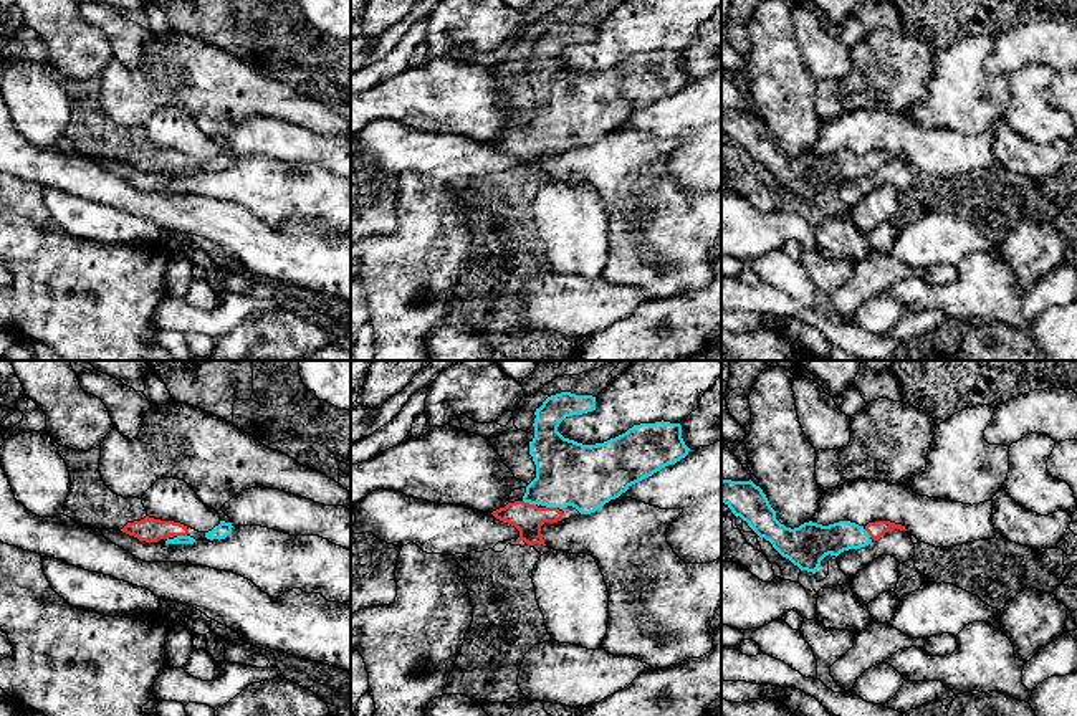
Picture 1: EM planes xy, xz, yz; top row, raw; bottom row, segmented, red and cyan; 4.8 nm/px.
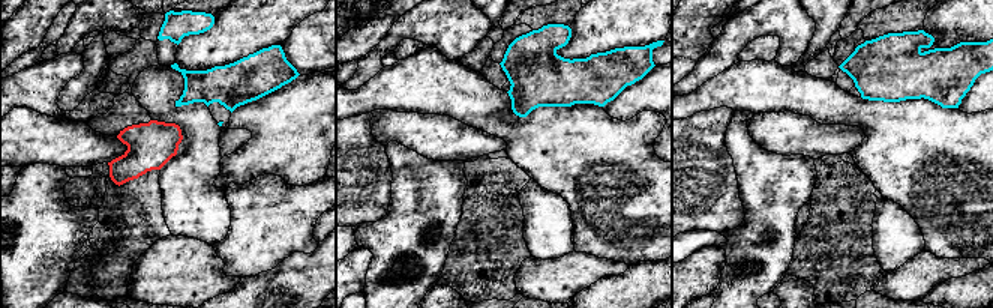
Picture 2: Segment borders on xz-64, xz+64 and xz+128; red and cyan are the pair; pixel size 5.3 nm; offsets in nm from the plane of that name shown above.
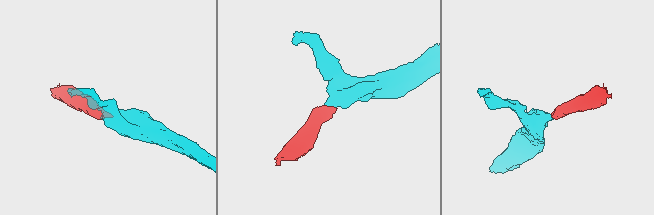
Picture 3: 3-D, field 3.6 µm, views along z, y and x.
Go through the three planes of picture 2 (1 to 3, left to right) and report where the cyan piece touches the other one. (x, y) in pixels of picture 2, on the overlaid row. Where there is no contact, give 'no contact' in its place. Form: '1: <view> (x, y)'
1: no contact
2: no contact
3: no contact

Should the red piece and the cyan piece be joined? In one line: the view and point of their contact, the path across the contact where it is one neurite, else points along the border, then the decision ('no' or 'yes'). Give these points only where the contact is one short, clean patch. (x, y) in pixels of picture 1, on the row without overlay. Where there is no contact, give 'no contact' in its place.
contact xz (528, 133); way xz (526, 147), (528, 133), (568, 103); yes

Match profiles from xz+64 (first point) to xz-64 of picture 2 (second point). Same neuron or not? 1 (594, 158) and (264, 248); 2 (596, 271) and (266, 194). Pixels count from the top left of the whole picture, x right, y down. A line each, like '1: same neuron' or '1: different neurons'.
1: same neuron
2: different neurons

